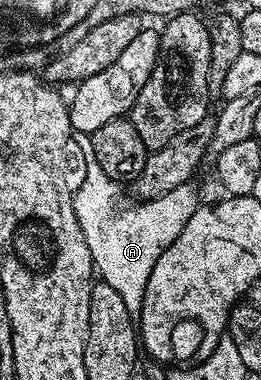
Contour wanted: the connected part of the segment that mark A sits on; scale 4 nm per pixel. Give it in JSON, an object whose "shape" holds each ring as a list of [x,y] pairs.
{"shape":[[[89,156],[85,160],[85,180],[81,180],[81,188],[77,188],[73,200],[77,224],[81,224],[98,277],[120,293],[132,316],[138,315],[144,302],[145,284],[158,256],[181,234],[189,216],[200,205],[201,198],[195,195],[193,187],[178,186],[173,192],[165,192],[165,196],[135,200],[132,206],[124,208],[119,204],[120,187],[105,176],[95,158]]]}

